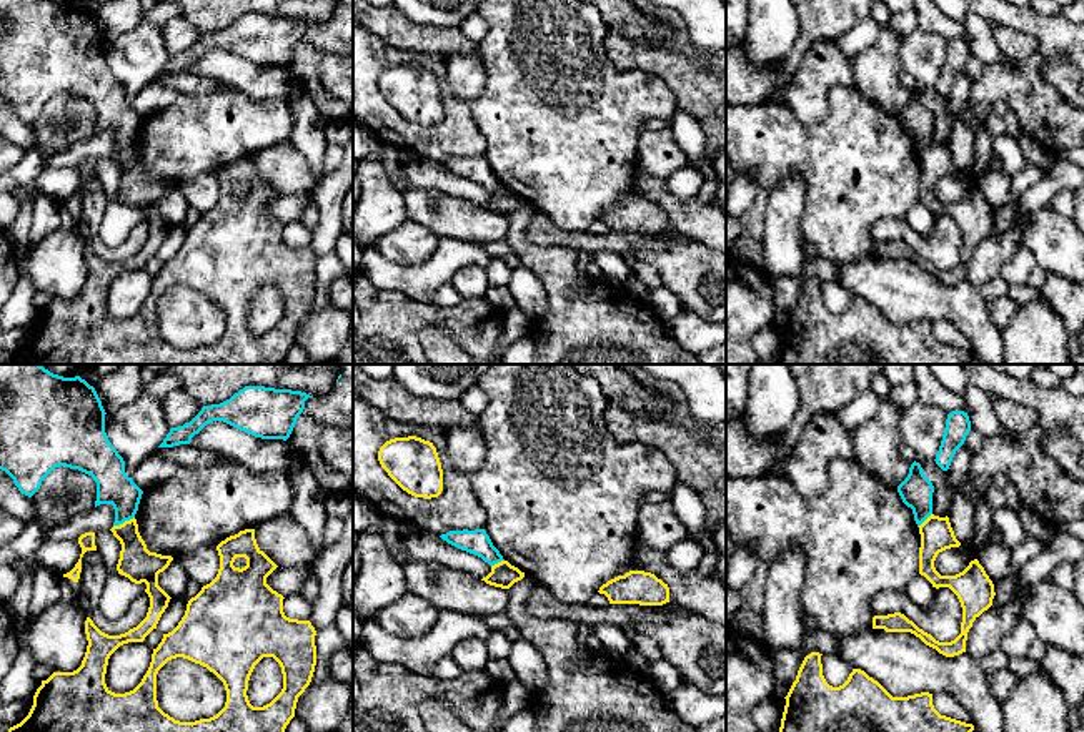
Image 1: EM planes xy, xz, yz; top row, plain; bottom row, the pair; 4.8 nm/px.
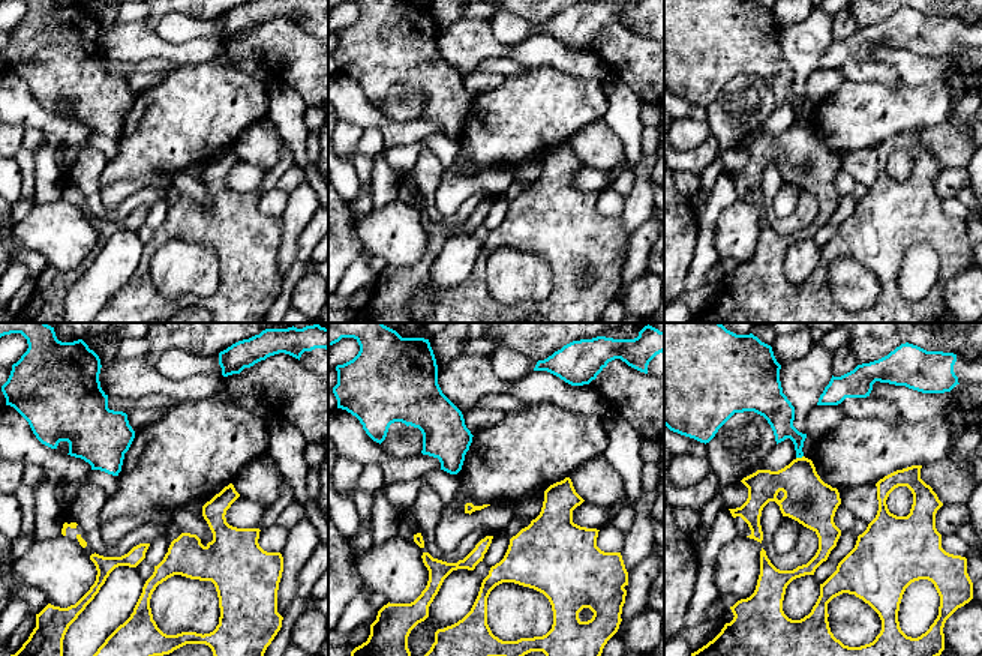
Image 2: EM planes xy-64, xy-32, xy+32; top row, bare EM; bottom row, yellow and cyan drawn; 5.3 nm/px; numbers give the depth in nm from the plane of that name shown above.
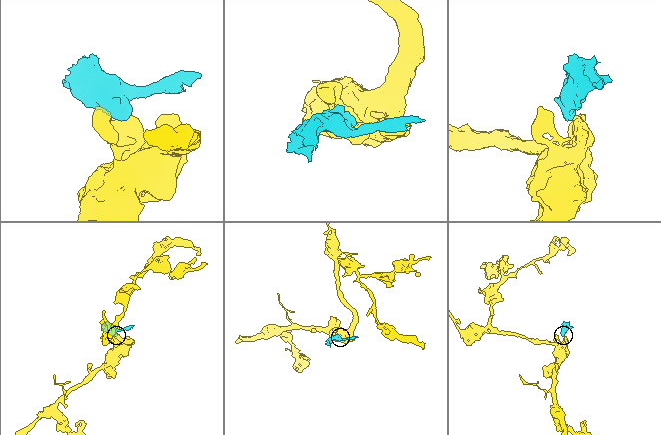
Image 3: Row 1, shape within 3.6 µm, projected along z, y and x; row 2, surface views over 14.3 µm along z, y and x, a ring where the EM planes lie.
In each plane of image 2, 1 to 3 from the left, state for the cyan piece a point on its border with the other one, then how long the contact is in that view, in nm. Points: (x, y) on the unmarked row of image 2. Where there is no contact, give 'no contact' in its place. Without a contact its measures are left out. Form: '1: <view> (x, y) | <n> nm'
1: no contact
2: no contact
3: xy+32 (799, 122) | 40 nm

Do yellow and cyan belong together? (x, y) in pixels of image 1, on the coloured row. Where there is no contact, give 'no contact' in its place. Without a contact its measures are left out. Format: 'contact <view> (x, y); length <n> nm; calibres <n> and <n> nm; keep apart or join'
contact xy (125, 521); length 120 nm; calibres 170 and 170 nm; keep apart

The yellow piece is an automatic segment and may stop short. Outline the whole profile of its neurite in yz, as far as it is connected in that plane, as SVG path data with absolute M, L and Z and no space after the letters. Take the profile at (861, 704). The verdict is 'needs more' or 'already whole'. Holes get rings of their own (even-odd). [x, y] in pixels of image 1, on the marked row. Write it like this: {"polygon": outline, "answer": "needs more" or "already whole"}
{"polygon": "M819 652L804 657L786 699L779 732L972 732L974 725L941 715L932 694L893 697L878 680L853 669L848 680L833 687L823 675Z", "answer": "already whole"}

